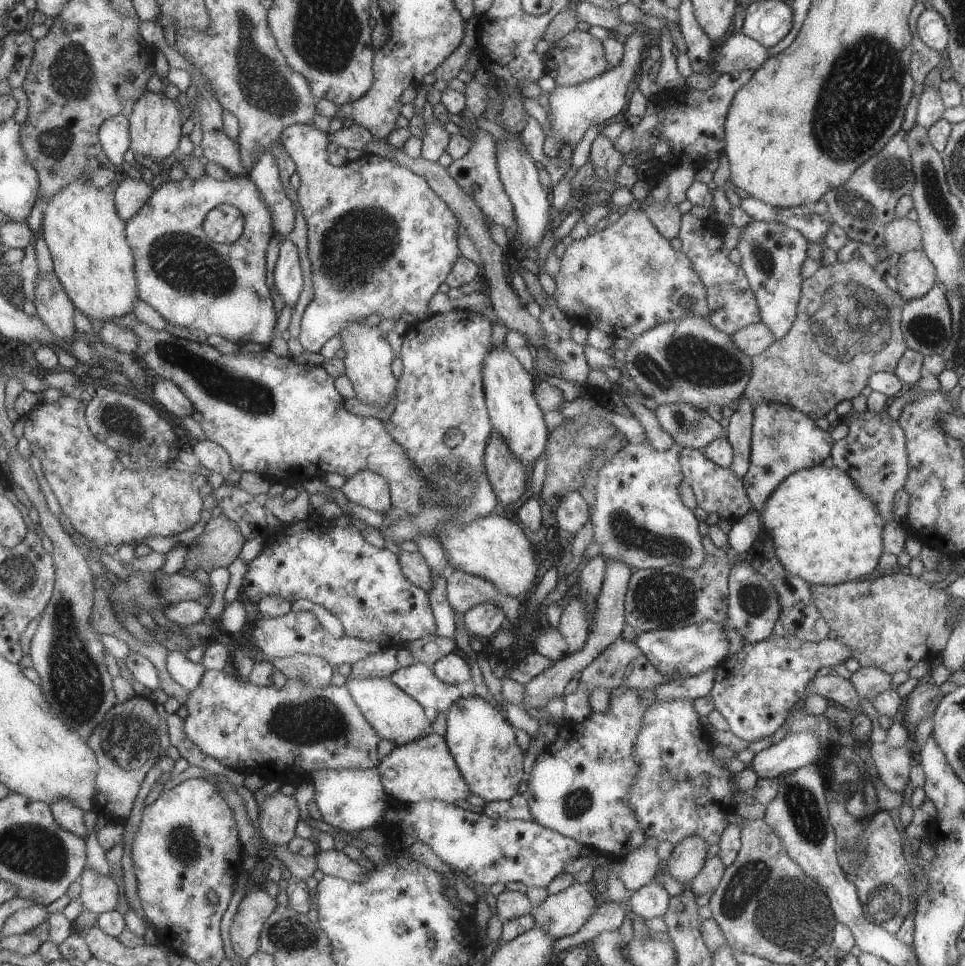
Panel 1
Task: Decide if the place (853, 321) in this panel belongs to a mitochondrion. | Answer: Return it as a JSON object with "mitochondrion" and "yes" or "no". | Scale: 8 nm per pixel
{"mitochondrion":"yes"}

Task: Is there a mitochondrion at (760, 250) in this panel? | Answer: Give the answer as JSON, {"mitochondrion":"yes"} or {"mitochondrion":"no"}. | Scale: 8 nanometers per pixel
{"mitochondrion":"yes"}

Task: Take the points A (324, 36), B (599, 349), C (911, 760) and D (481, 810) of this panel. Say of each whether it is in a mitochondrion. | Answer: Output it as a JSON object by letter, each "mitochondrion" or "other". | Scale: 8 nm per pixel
{"A":"mitochondrion","B":"other","C":"other","D":"other"}

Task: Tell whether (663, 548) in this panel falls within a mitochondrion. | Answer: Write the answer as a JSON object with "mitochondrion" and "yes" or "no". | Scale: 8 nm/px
{"mitochondrion":"yes"}

